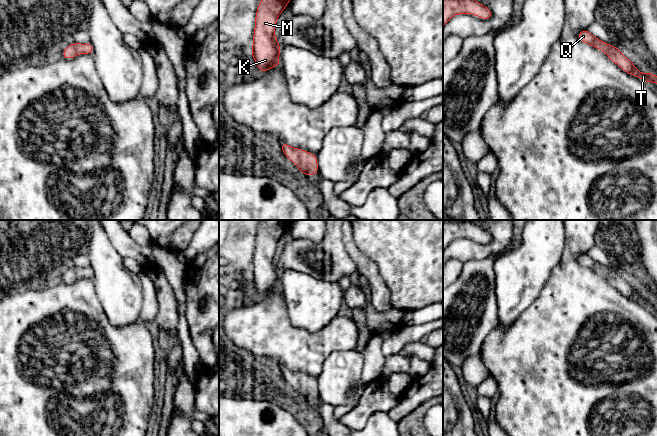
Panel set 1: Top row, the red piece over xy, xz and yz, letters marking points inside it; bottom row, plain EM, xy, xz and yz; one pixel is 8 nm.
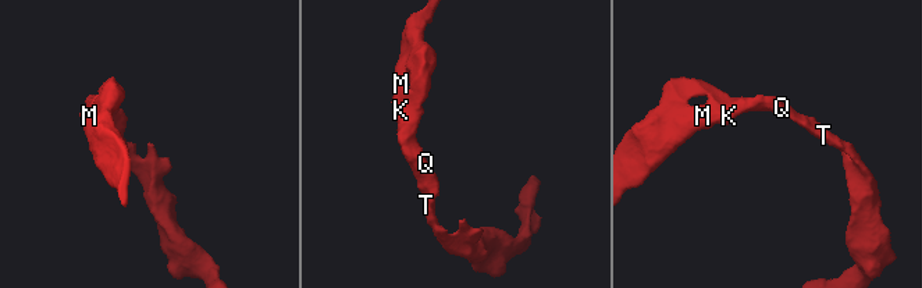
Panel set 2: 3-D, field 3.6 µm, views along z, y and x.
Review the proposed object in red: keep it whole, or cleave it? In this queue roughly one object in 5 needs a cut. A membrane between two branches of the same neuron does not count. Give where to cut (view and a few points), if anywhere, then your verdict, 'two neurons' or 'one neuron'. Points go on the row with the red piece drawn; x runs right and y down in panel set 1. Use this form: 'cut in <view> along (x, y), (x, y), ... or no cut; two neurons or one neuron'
no cut; one neuron

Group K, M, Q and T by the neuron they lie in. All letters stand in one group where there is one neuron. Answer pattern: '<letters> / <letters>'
K M Q T

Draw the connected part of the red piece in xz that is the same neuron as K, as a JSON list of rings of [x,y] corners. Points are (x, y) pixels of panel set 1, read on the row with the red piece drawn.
[[[261,0],[255,16],[252,56],[257,68],[262,72],[280,66],[281,46],[275,36],[278,16],[290,0]]]

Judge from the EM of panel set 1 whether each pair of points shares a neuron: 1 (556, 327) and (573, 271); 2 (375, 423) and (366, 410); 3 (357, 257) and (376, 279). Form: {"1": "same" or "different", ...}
{"1": "same", "2": "different", "3": "same"}

